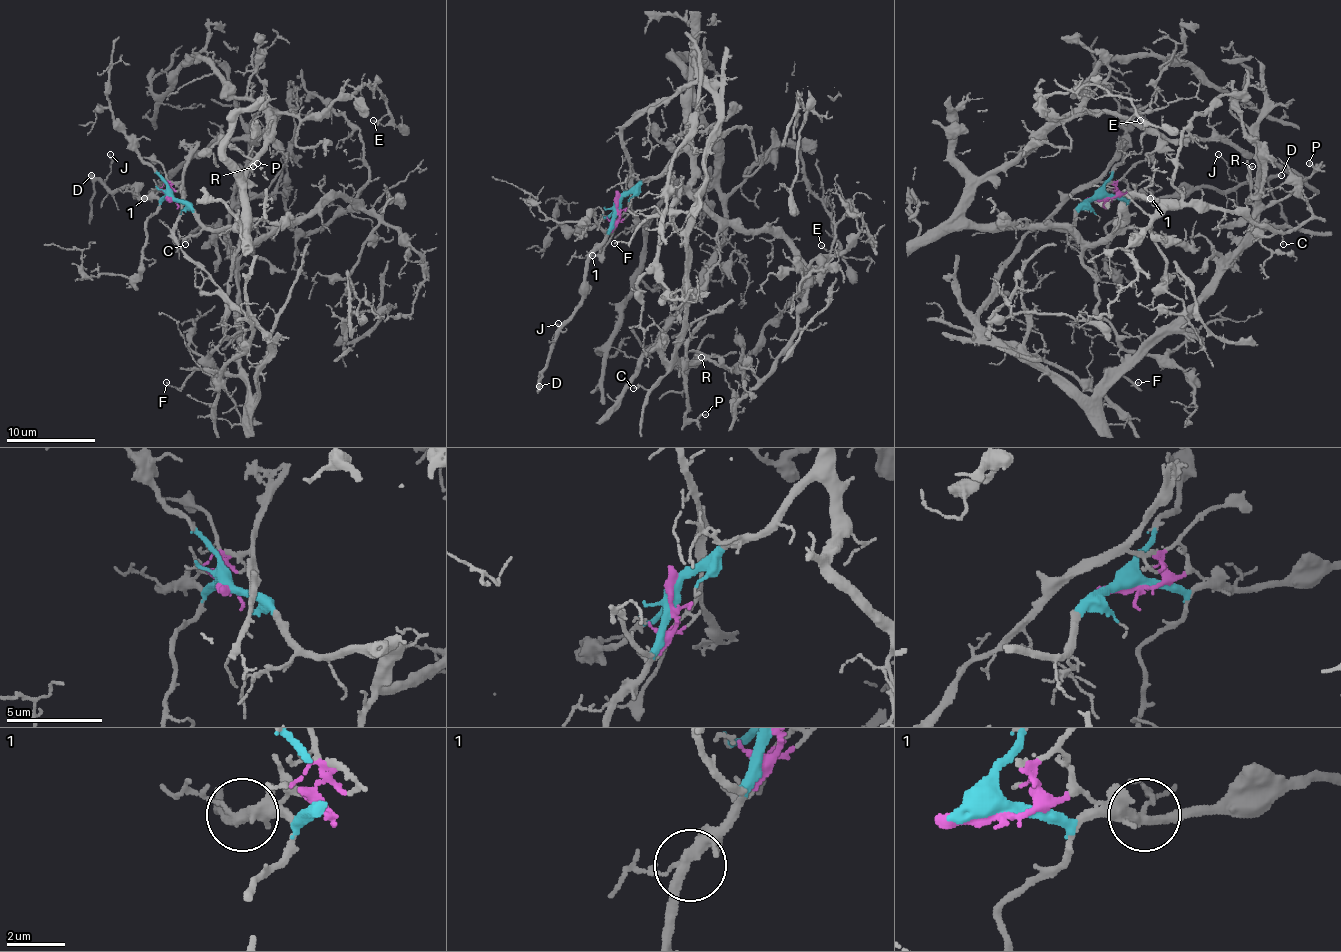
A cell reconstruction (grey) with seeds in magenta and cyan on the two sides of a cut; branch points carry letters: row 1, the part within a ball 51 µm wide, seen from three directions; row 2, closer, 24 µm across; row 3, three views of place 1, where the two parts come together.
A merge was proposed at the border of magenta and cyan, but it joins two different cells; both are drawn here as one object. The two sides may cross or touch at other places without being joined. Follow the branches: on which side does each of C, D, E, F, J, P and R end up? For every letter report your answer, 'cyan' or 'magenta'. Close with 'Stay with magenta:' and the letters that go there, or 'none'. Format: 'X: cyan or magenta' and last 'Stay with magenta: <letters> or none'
C: magenta
D: cyan
E: cyan
F: magenta
J: cyan
P: magenta
R: magenta
Stay with magenta: C, F, P, R

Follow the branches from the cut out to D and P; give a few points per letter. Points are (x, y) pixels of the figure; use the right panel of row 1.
D: (1096, 198), (1190, 193), (1208, 187), (1226, 191), (1250, 180), (1281, 175)
P: (1096, 198), (1116, 189), (1081, 184), (1032, 229), (978, 322), (1087, 396), (1203, 291), (1308, 162)

